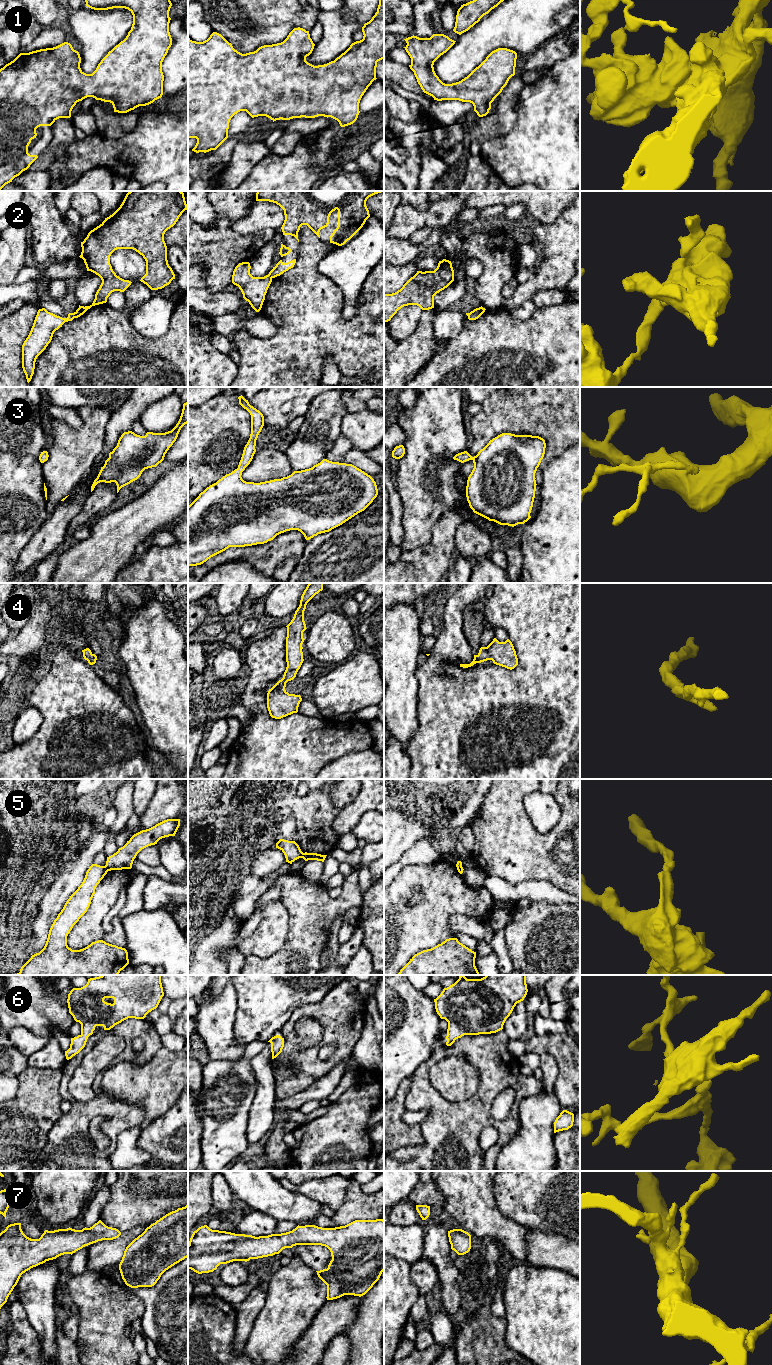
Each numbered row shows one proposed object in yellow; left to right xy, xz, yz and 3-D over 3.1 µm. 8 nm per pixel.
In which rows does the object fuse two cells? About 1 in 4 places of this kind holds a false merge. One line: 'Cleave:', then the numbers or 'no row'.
Cleave: 2, 5

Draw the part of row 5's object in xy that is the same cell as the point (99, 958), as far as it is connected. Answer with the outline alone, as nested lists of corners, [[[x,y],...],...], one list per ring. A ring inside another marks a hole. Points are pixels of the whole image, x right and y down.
[[[92,864],[78,889],[70,896],[63,909],[54,920],[44,948],[31,956],[16,975],[118,975],[128,964],[128,952],[125,948],[106,943],[103,940],[92,942],[80,950],[72,950],[67,945],[67,936],[73,926],[87,912],[95,889],[107,874],[105,866]]]

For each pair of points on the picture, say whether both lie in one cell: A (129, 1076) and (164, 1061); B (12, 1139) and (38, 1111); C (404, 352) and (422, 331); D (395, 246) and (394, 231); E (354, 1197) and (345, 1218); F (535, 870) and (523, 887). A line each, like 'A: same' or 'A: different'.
A: same
B: same
C: same
D: different
E: same
F: different

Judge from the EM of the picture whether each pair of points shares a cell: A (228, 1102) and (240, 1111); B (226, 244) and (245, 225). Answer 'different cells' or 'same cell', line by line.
A: same cell
B: different cells

